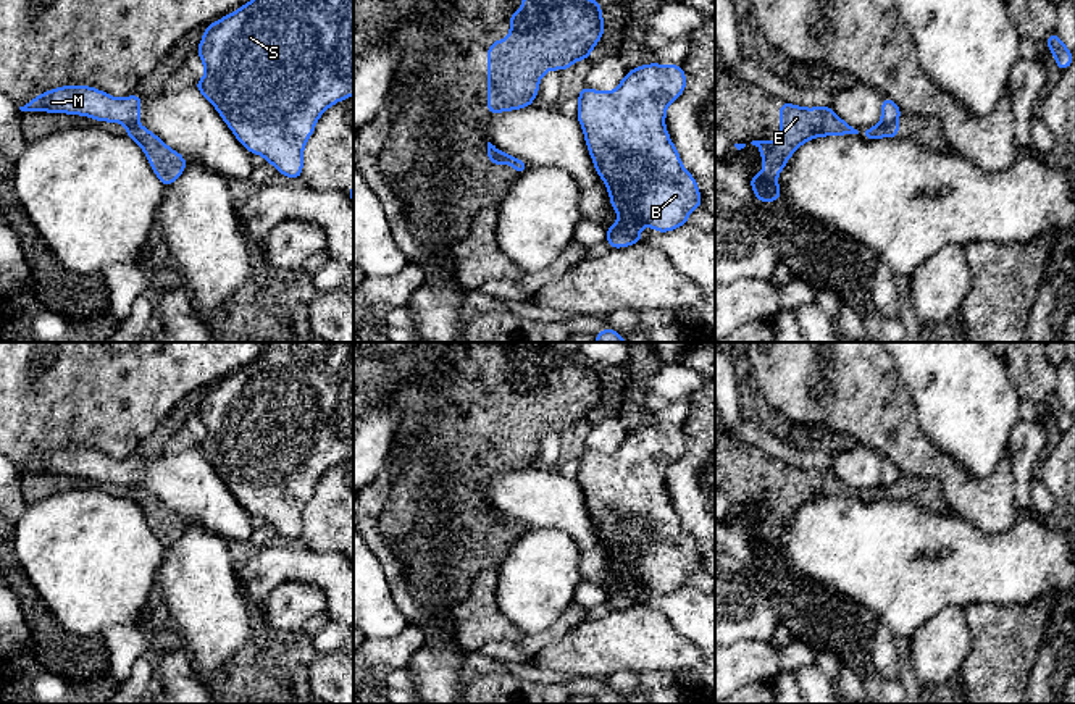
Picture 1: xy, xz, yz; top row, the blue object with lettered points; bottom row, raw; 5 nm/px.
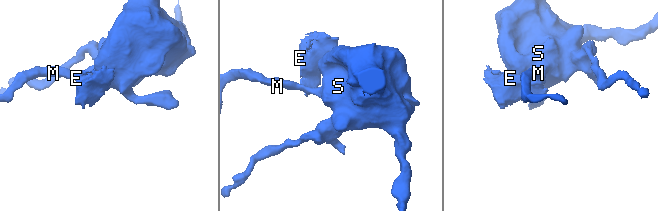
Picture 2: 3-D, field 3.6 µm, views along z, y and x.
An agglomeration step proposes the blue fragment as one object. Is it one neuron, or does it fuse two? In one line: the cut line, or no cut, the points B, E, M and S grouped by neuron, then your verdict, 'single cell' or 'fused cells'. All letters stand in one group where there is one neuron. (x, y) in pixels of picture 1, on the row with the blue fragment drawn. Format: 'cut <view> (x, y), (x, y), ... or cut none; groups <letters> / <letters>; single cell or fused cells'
cut yz (896, 120), (880, 123); groups B M S / E; fused cells

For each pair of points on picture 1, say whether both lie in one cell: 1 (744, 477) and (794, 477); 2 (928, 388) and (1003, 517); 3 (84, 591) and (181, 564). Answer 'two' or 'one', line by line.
1: one
2: two
3: two

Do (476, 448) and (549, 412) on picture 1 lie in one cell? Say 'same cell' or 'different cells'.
same cell

